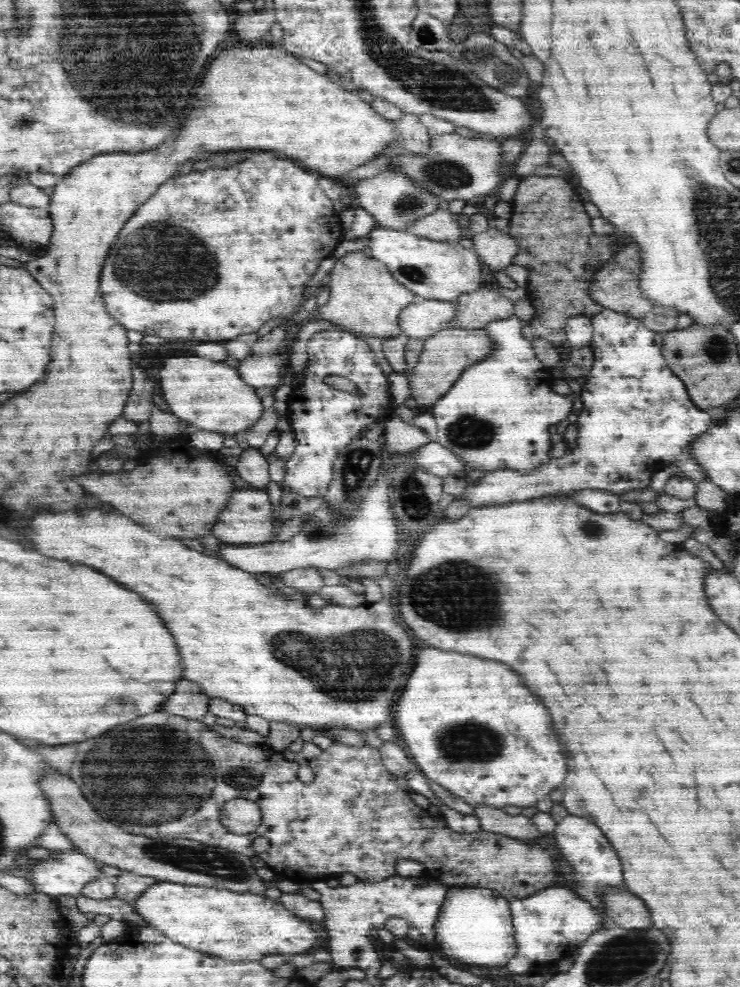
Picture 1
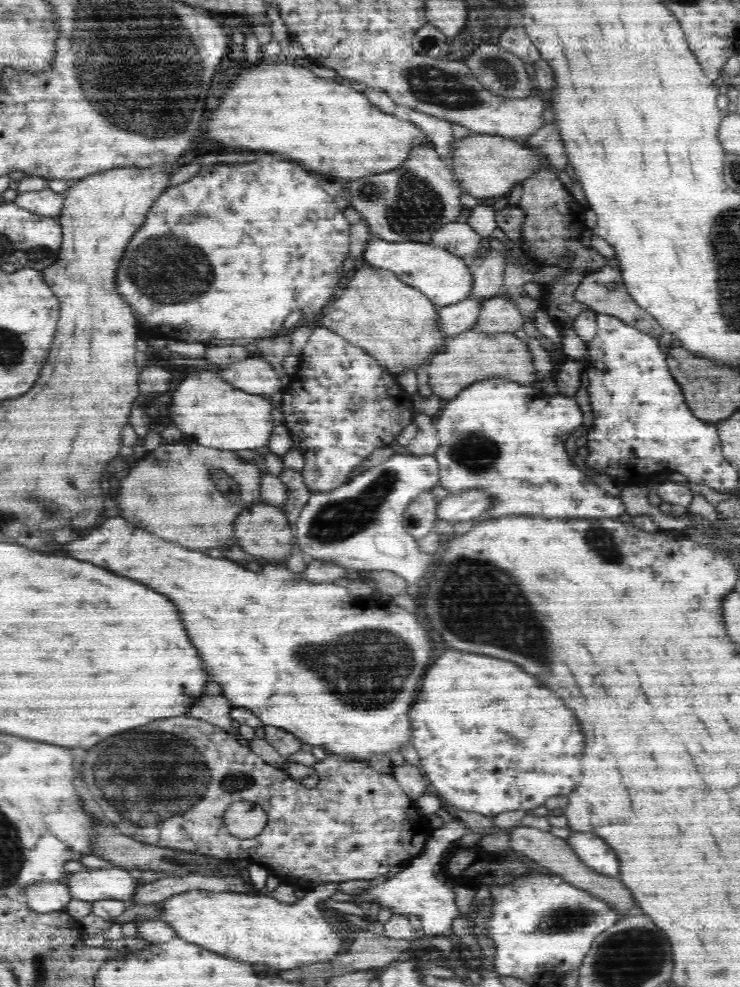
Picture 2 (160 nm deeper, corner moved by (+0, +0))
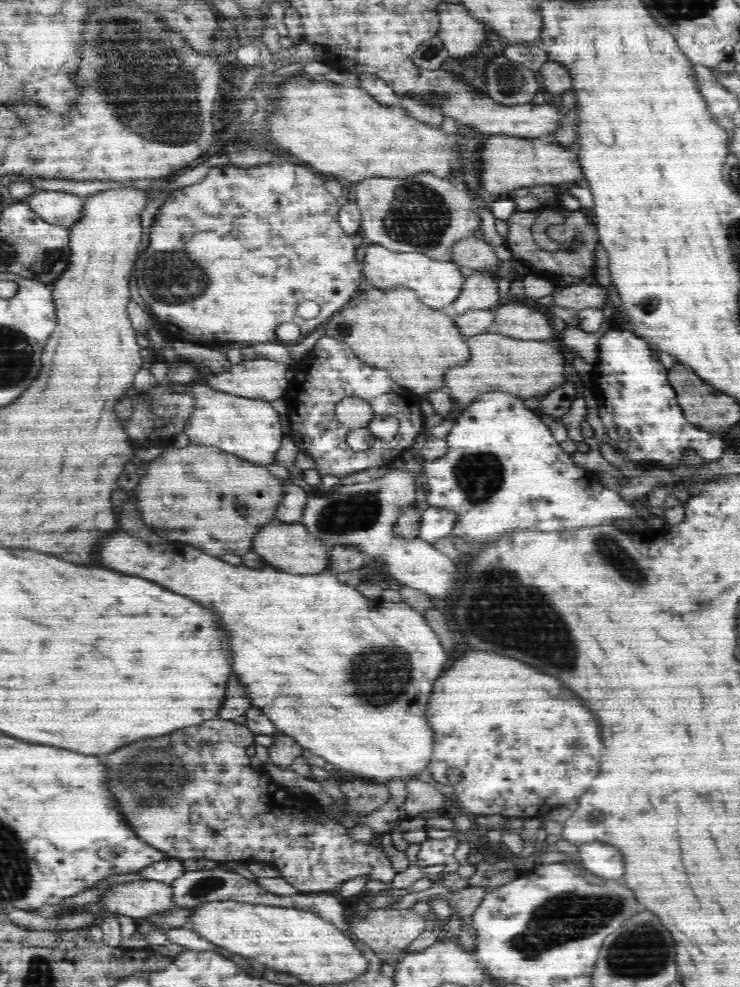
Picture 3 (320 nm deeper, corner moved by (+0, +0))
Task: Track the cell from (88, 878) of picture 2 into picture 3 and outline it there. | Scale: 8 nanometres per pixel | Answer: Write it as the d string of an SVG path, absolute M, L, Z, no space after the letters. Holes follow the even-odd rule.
M156 880L118 884L112 888L112 898L108 890L104 892L102 904L105 912L120 913L133 919L164 914L177 905L172 887Z

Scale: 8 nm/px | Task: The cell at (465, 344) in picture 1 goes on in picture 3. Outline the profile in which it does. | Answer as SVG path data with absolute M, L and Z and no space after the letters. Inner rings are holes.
M487 331L466 340L468 356L465 363L450 365L443 372L443 386L460 408L470 404L470 396L498 389L518 392L518 396L538 396L560 388L566 382L562 353L546 341L514 339Z

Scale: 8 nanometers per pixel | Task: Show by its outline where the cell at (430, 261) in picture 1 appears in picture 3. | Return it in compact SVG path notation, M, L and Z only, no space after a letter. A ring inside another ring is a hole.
M366 243L363 261L364 280L369 280L370 284L382 289L396 284L405 285L406 288L414 289L430 308L440 309L453 303L461 294L466 280L465 274L460 272L460 266L450 260L428 257L420 252L398 252L378 244Z

